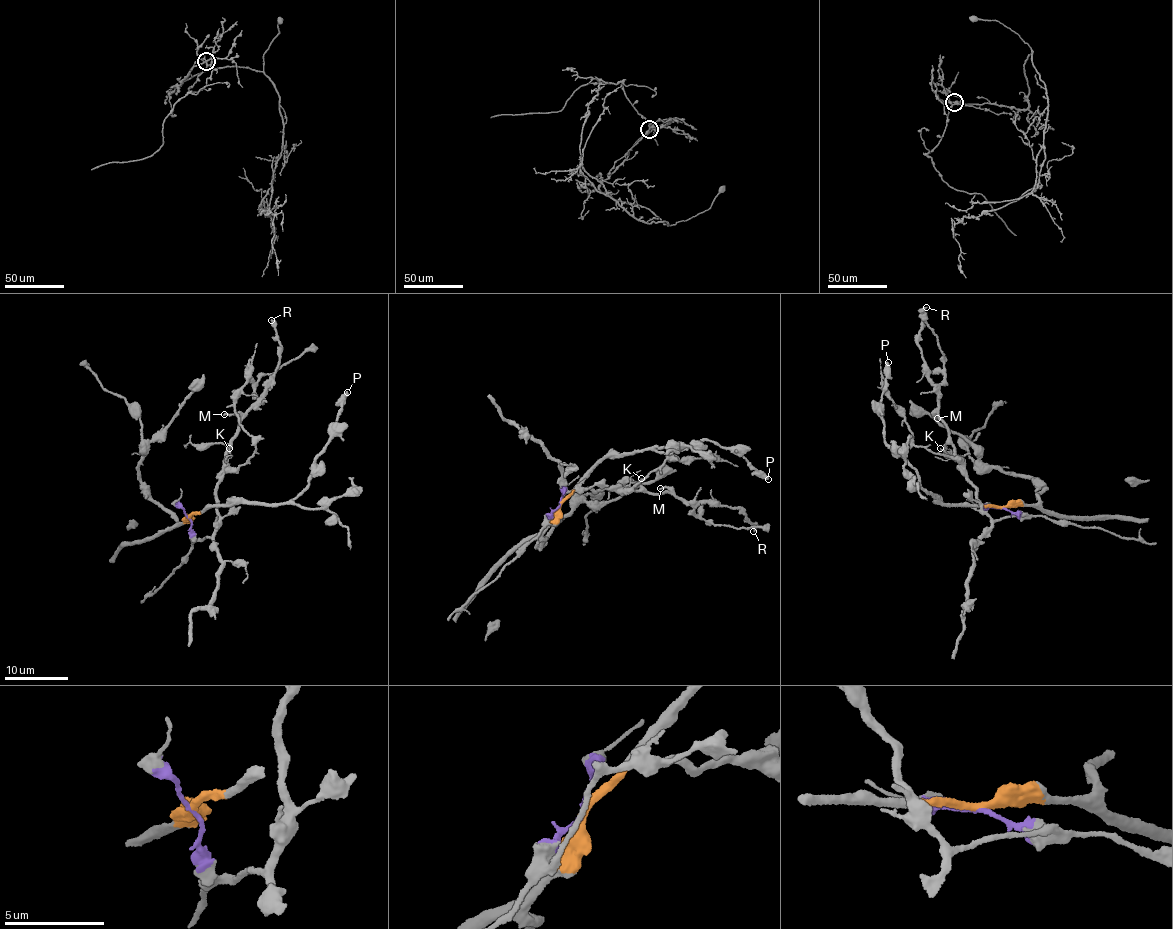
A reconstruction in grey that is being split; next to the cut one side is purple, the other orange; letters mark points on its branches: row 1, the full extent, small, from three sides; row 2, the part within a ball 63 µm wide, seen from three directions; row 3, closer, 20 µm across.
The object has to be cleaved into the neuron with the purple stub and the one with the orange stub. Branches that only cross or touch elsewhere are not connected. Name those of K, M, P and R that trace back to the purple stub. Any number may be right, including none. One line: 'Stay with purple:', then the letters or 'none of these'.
Stay with purple: K, M, R

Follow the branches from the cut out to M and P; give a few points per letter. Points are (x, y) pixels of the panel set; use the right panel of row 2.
M: (1001, 508), (1024, 514), (993, 520), (985, 511), (946, 424), (936, 413), (938, 417)
P: (1001, 508), (968, 502), (947, 504), (917, 484), (919, 477), (909, 462), (884, 436), (880, 404), (887, 362)

